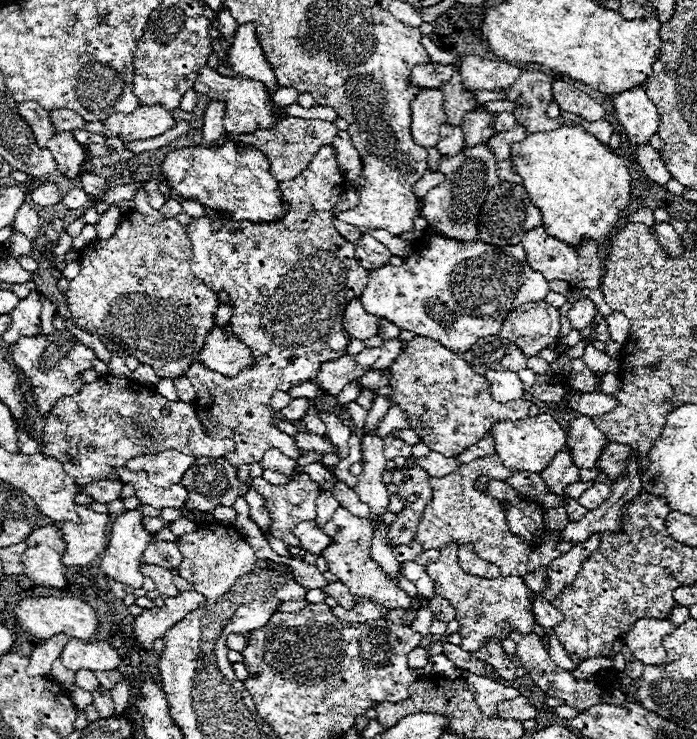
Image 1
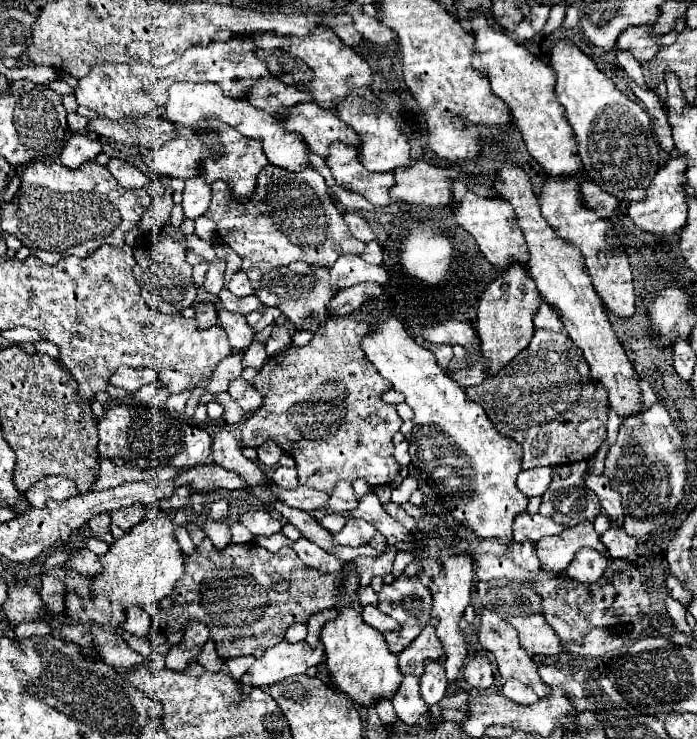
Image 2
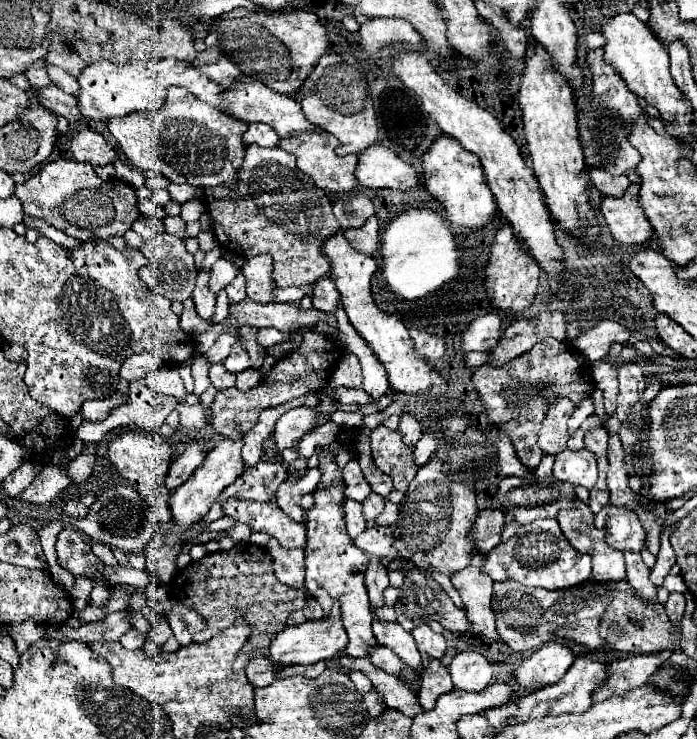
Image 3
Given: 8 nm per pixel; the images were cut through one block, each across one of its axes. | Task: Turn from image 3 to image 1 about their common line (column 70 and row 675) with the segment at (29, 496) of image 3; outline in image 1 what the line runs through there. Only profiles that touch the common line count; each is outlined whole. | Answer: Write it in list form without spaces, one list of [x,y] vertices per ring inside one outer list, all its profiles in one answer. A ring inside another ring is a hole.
[[[446,642],[446,644],[444,644],[444,654],[446,654],[446,656],[454,662],[454,666],[458,666],[458,668],[468,668],[468,670],[476,672],[478,676],[484,676],[484,674],[486,674],[484,662],[478,660],[476,656],[472,656],[472,654],[464,652],[464,650],[462,650],[460,646],[456,646],[456,644]]]

